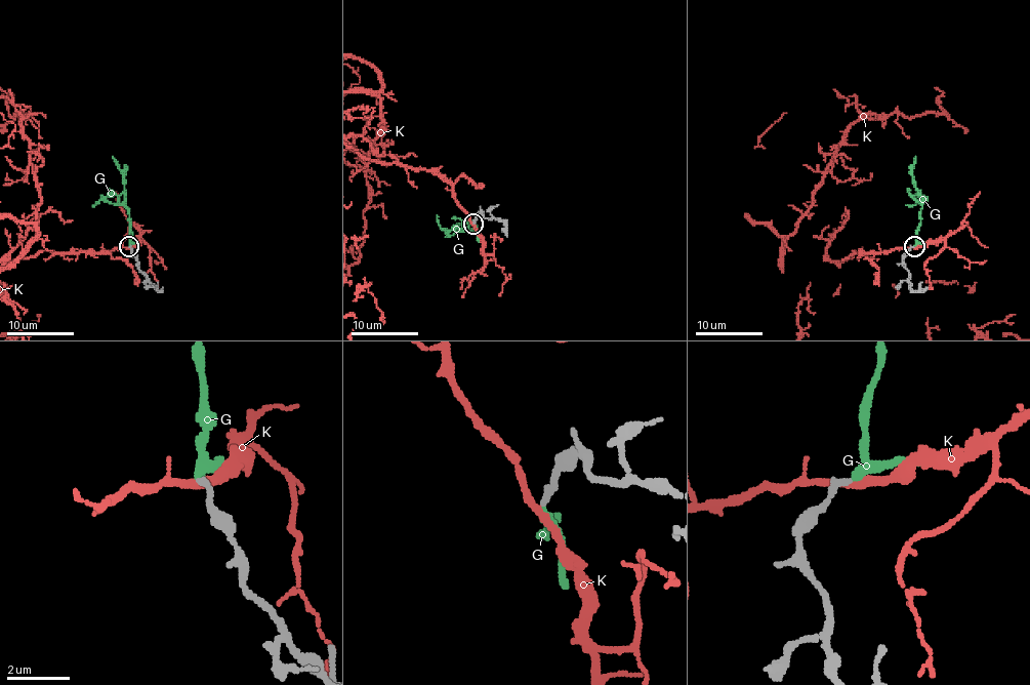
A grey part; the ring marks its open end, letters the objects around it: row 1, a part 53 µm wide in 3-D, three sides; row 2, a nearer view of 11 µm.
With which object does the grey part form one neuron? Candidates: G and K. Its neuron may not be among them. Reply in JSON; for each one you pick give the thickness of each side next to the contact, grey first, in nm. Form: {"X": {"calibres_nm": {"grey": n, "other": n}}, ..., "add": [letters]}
{"G": {"calibres_nm": {"grey": 220, "other": 240}}, "add": ["G"]}

